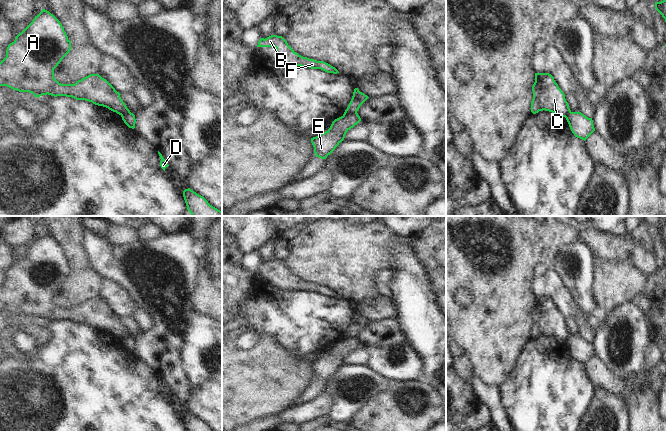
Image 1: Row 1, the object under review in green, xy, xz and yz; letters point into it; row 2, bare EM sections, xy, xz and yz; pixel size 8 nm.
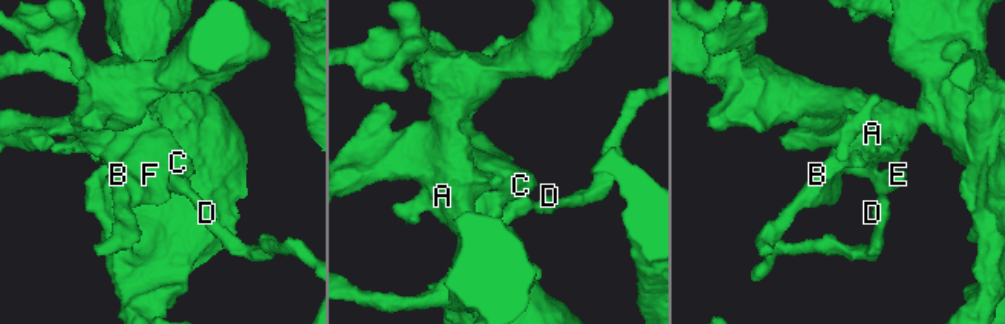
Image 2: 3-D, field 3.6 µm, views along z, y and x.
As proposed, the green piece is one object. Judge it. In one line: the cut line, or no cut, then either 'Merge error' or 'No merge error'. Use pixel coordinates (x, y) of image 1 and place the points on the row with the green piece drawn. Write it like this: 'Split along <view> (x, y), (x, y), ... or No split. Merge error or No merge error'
Split along xz (356, 112), (343, 115). Merge error.

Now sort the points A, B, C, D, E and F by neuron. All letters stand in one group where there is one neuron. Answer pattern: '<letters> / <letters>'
A B C F / D E

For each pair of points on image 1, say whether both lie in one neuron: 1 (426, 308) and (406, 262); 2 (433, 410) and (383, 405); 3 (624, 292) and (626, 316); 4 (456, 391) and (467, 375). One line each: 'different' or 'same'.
1: same
2: same
3: different
4: different

